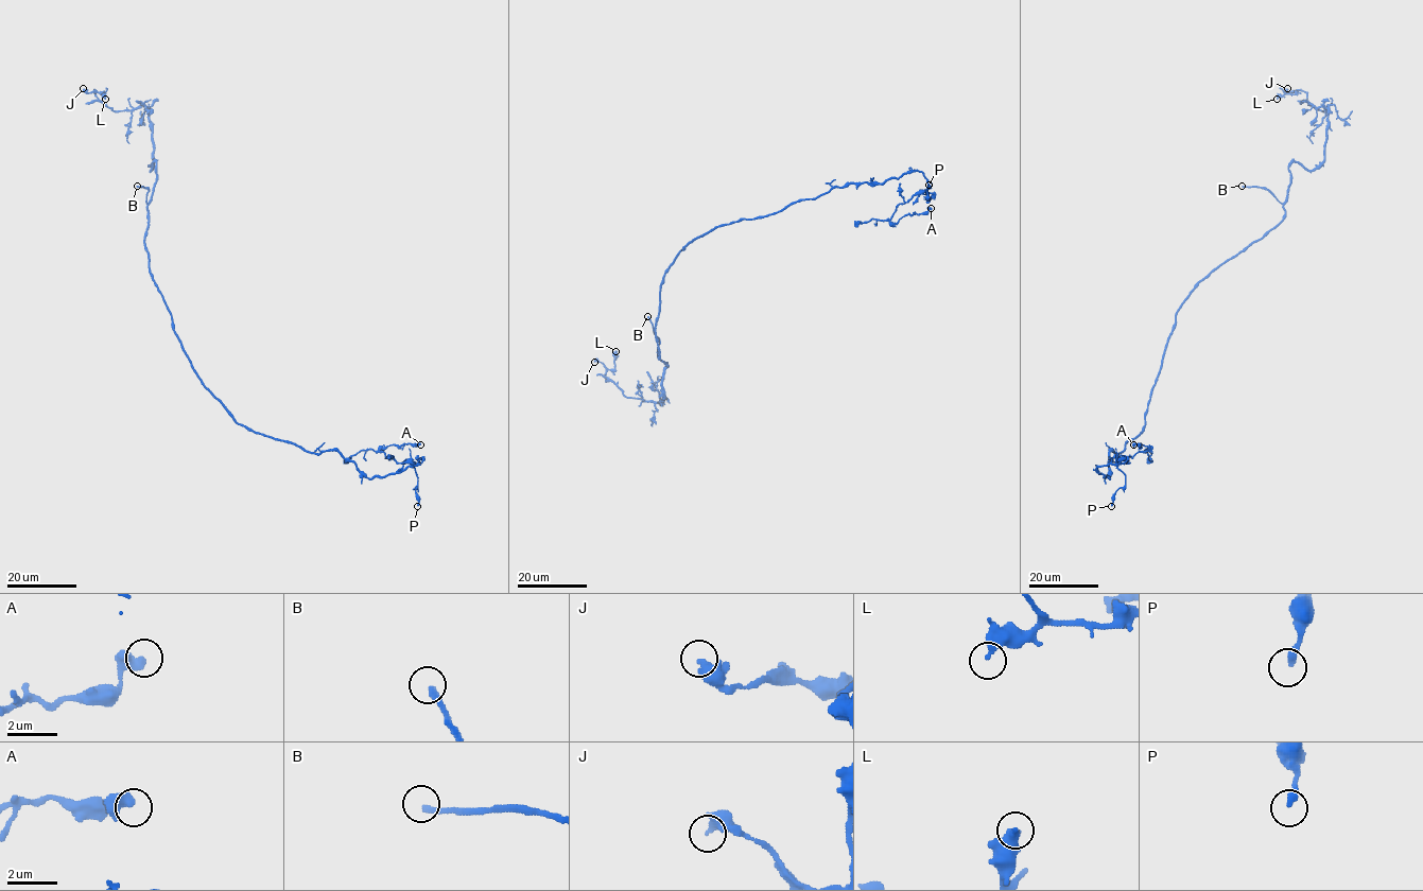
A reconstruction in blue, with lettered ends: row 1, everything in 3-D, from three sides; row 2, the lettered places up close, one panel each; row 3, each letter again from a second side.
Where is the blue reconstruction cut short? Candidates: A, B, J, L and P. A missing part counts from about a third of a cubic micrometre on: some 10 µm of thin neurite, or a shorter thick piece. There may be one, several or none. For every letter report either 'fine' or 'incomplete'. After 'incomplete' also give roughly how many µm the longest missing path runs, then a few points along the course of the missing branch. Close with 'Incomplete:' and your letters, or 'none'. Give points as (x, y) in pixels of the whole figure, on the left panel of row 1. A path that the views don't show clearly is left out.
A: fine
B: fine
J: fine
L: fine
P: fine
Incomplete: none

